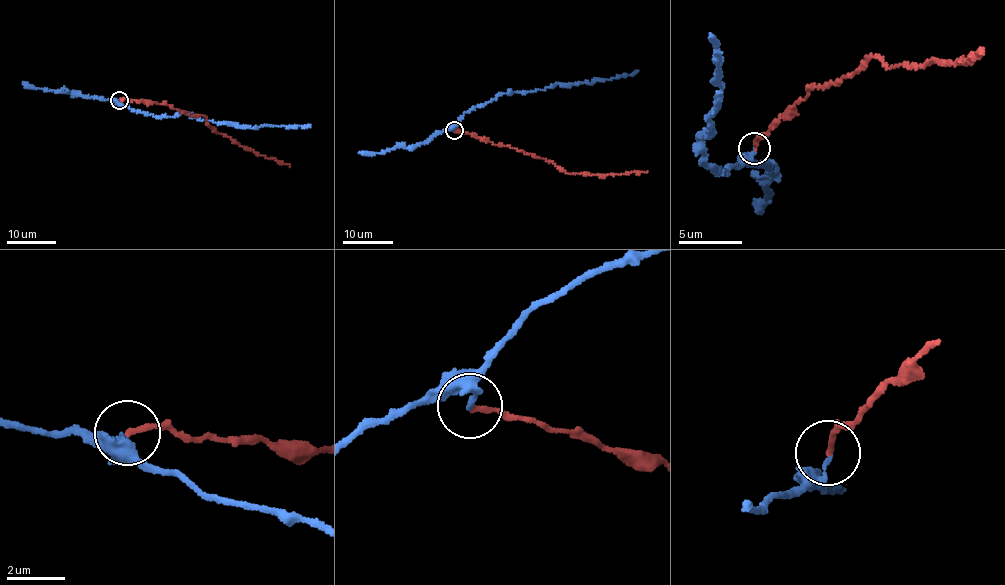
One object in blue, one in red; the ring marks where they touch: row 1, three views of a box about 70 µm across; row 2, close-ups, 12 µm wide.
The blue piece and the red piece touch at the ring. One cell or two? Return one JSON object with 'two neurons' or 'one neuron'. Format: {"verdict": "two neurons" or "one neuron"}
{"verdict": "two neurons"}

